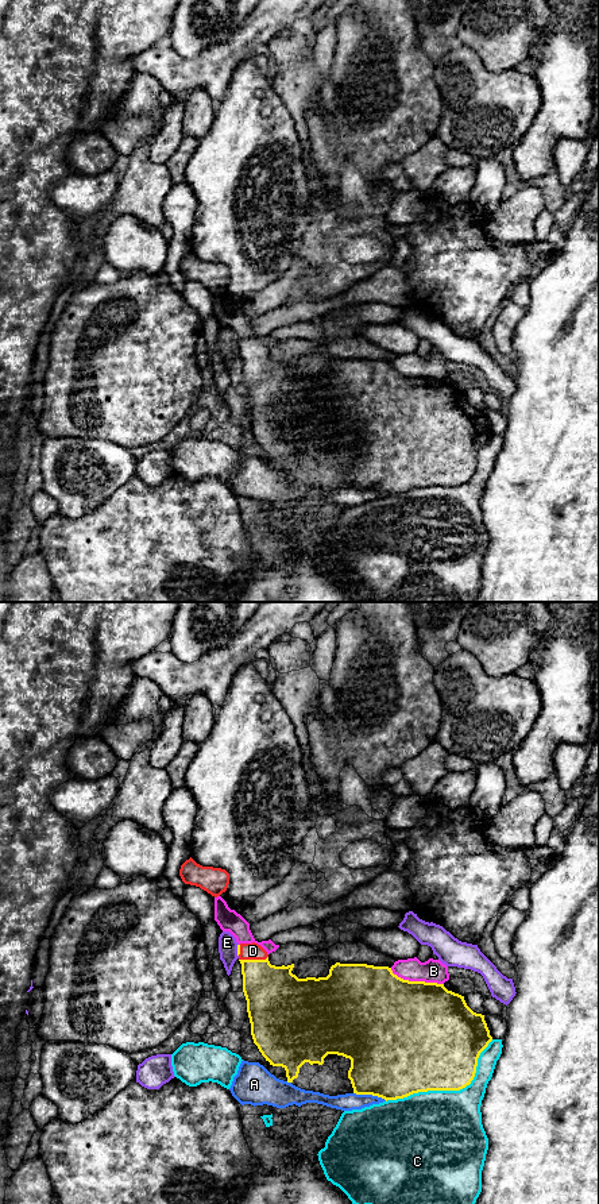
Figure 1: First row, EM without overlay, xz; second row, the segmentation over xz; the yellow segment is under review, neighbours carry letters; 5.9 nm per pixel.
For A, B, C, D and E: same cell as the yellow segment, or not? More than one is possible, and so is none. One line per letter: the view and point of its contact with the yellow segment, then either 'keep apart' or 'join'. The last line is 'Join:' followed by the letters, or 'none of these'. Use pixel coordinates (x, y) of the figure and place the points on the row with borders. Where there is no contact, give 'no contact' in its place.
A: meets yellow in xz at (370, 1093); keep apart
B: meets yellow in xz at (416, 981); keep apart
C: meets yellow in xz at (449, 1089); keep apart
D: meets yellow in xz at (252, 960); join
E: meets yellow in xz at (238, 950); keep apart
Join: D

